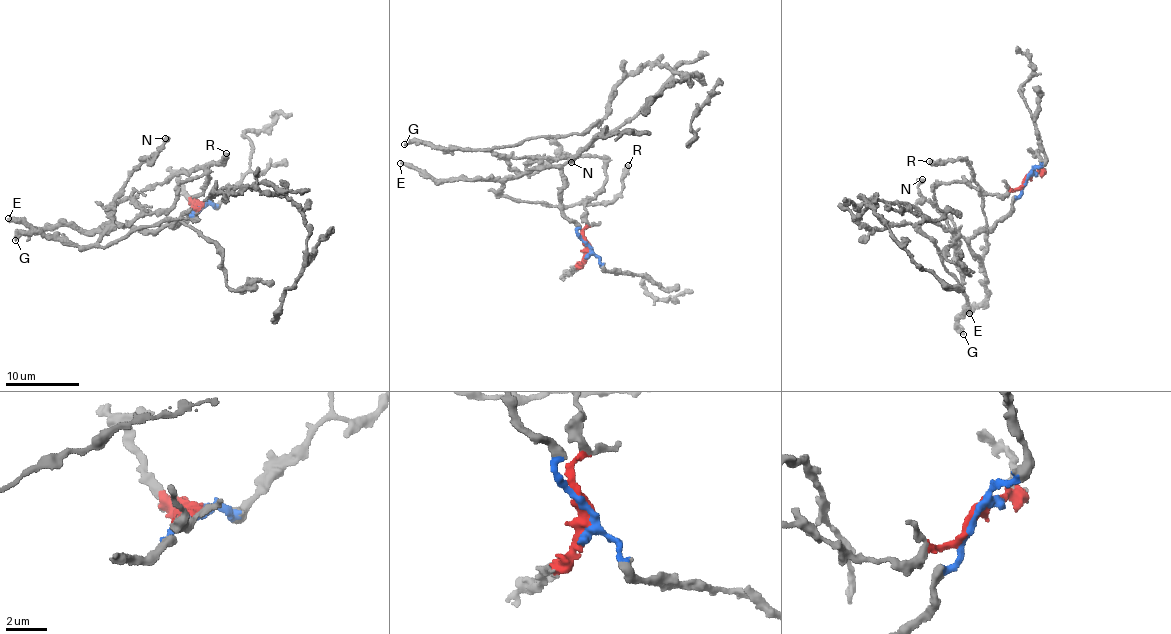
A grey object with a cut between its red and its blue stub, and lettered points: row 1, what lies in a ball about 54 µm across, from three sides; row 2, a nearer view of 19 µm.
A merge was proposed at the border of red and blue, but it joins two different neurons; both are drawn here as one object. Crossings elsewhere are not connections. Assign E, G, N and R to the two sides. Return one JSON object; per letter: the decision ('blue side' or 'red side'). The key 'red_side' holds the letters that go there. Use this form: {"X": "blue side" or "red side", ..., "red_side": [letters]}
{"E": "blue side", "G": "red side", "N": "red side", "R": "blue side", "red_side": ["G", "N"]}

